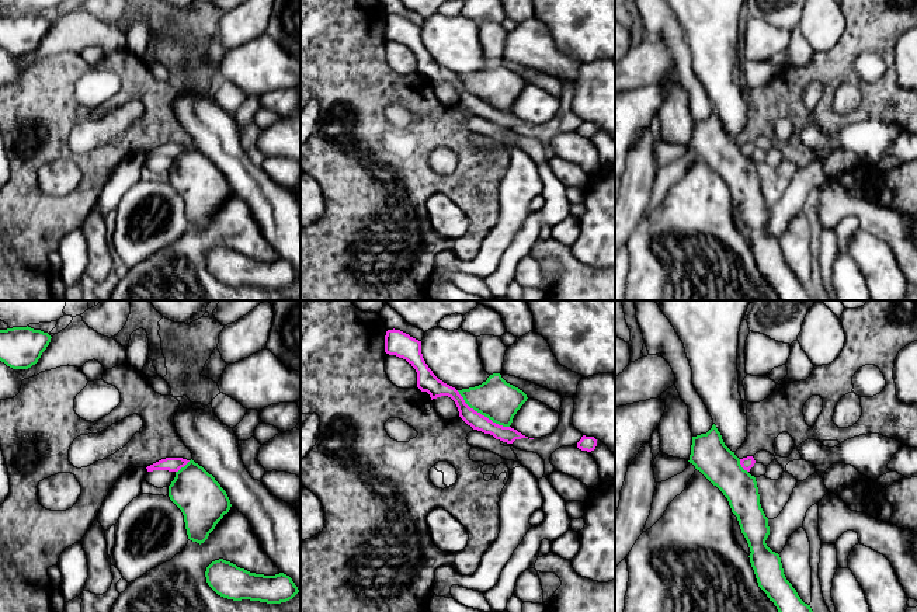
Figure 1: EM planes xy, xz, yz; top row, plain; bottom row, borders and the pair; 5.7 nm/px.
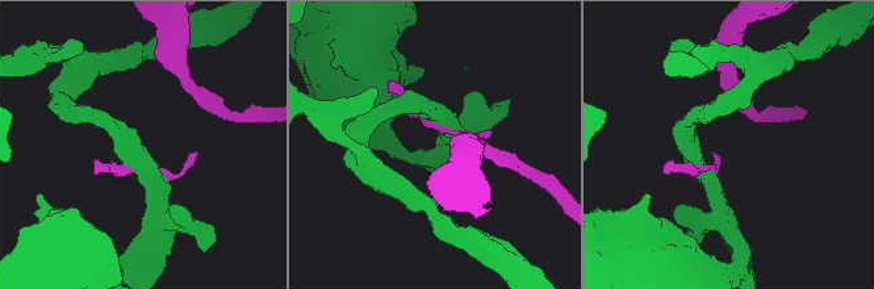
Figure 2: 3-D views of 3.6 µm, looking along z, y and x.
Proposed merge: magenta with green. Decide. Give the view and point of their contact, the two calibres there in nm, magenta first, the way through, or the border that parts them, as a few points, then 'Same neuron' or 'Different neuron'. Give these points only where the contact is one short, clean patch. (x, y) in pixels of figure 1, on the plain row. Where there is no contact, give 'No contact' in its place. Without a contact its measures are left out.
Touches magenta at xz (480, 100). Thickness 90 nm (magenta) against 240 nm. Same neuron

